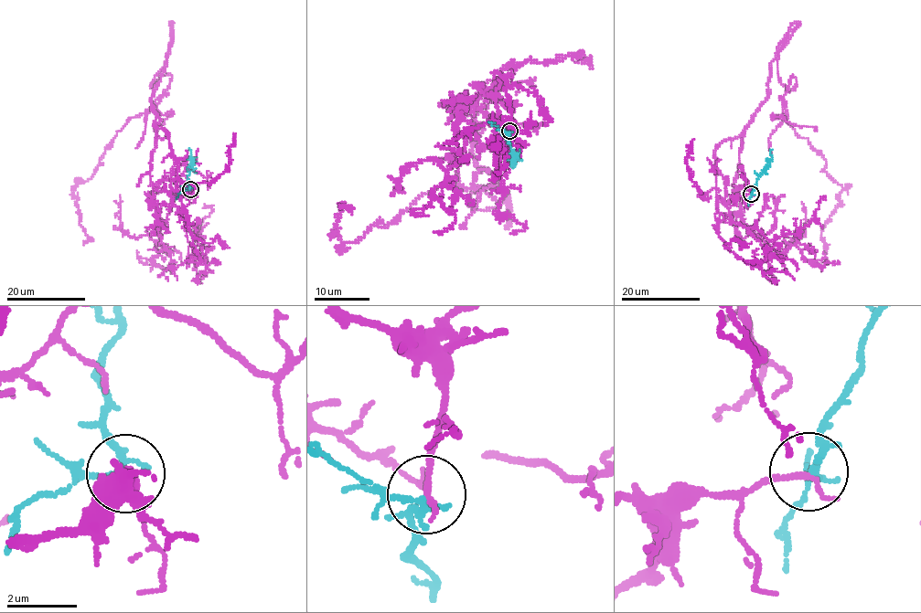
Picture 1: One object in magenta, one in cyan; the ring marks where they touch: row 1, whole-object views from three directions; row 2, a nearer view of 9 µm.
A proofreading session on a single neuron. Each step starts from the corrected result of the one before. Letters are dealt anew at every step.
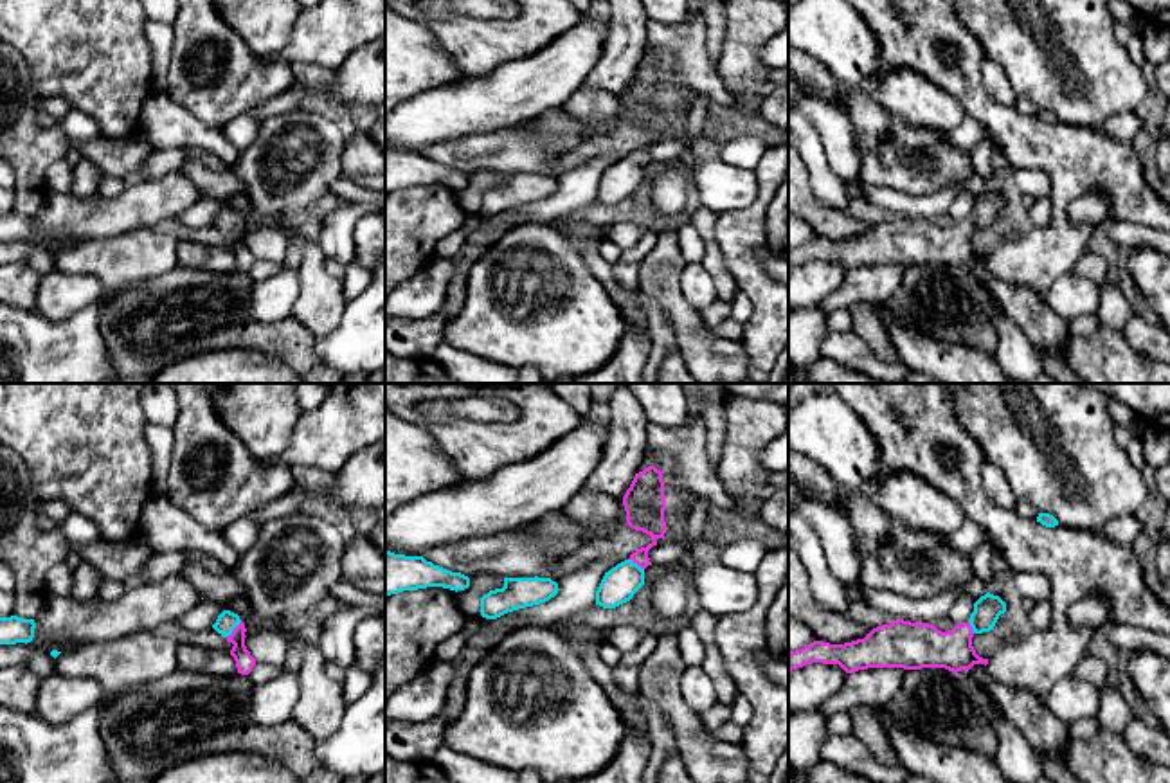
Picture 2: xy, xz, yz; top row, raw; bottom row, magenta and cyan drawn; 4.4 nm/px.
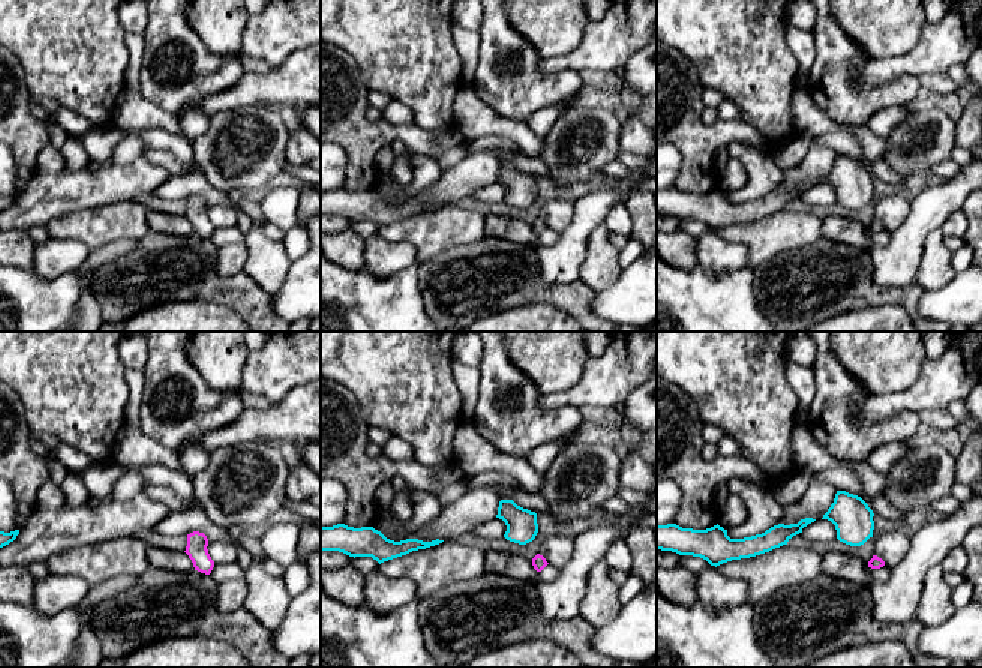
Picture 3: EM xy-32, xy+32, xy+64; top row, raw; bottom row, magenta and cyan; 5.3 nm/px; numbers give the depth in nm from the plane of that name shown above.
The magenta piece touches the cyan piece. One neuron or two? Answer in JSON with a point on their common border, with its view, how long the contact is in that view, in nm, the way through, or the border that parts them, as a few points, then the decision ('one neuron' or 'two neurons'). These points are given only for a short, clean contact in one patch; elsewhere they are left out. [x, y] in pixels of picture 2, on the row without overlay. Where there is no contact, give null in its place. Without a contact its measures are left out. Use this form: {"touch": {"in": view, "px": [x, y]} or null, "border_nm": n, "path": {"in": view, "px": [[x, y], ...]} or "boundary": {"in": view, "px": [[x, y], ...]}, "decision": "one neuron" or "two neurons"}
{"touch": {"in": "xy", "px": [233, 227]}, "border_nm": 100, "path": {"in": "xy", "px": [[242, 252], [233, 227], [227, 218]]}, "decision": "one neuron"}

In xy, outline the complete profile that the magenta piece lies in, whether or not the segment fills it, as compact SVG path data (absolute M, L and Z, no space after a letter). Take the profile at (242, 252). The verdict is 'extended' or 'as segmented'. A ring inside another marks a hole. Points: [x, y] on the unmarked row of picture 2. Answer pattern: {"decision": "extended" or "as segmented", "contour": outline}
{"decision": "extended", "contour": "M223 207L212 225L234 241L230 252L236 257L238 270L248 272L256 263L256 256L245 243L247 225L239 212L230 207Z"}

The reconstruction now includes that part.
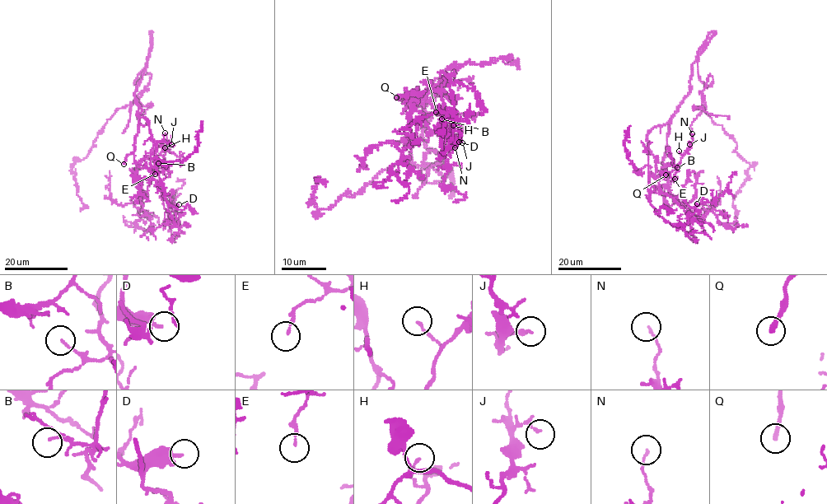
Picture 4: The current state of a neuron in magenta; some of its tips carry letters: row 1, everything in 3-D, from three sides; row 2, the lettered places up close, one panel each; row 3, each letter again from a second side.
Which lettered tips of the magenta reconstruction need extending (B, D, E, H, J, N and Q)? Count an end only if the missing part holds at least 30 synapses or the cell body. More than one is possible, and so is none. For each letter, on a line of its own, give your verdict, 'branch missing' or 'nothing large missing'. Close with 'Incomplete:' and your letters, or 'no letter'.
B: nothing large missing
D: branch missing
E: nothing large missing
H: nothing large missing
J: nothing large missing
N: nothing large missing
Q: branch missing
Incomplete: D, Q

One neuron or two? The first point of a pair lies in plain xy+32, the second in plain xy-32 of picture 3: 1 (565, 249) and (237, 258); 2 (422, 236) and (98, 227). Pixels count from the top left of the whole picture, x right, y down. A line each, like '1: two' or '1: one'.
1: one
2: one

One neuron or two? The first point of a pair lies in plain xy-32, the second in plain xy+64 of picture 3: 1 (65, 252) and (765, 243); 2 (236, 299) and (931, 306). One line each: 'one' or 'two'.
1: two
2: two

